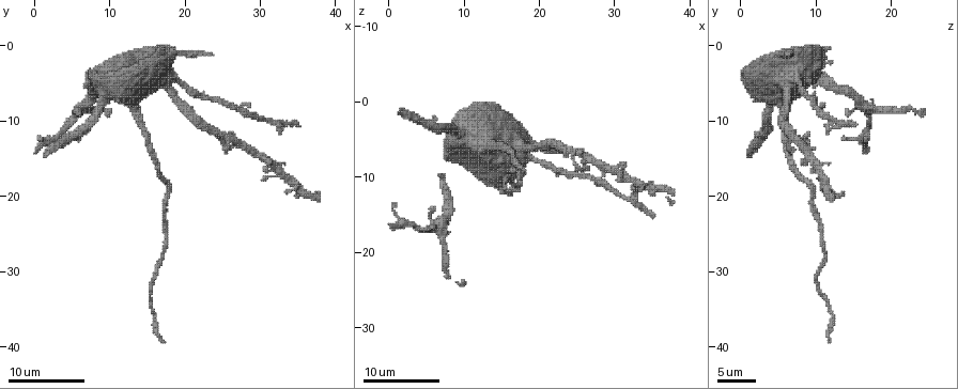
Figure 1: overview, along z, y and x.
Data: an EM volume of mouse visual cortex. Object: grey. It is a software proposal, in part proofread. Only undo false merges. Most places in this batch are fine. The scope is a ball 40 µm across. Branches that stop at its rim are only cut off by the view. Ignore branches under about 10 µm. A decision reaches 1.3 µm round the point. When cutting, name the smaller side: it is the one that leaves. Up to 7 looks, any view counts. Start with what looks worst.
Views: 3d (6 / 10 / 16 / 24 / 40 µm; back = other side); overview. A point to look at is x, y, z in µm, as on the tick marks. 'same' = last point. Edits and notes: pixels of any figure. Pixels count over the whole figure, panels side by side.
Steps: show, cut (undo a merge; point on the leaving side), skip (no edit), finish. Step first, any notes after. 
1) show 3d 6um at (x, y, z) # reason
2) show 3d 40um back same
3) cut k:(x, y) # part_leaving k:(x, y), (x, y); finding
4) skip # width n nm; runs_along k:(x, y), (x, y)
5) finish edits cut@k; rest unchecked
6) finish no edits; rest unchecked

show 3d 6um at (12.5, 8.5, 6.0)

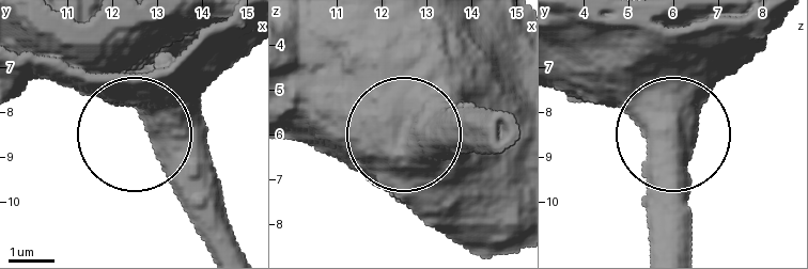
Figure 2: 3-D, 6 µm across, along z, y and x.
skip # side_arm 27 um; continuous, no second neuron

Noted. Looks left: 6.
show 3d 10um at (18.0, 5.5, 6.5)

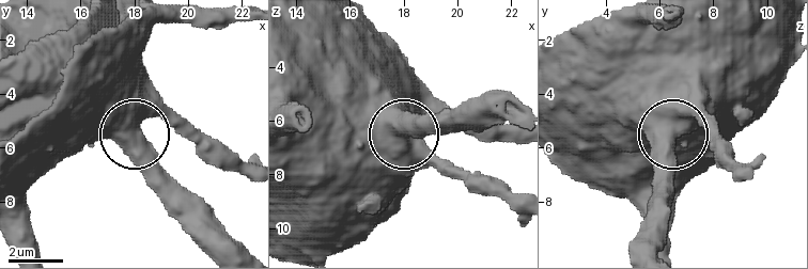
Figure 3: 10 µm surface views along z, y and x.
skip # one neuron here

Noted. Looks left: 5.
show 3d 16um at (17.0, 22.5, 10.0) # thick turns thin

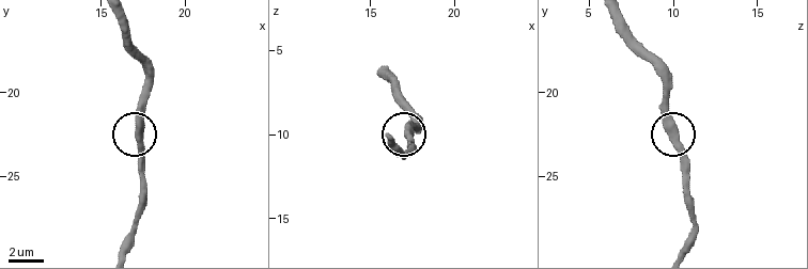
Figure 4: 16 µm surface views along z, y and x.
show 3d 6um at (17.2, 22.7, 9.9) # closer look

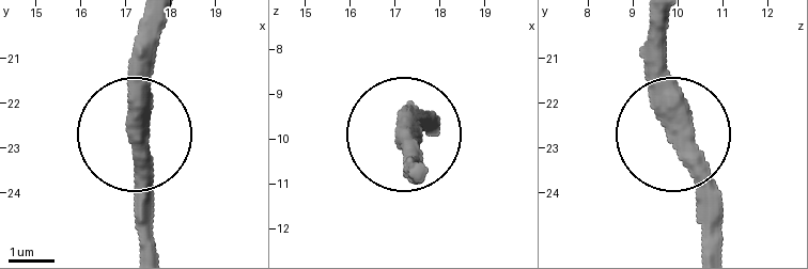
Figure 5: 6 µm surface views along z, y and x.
skip # runs_along 5:(155, 24), (131, 149), (143, 241); all the same neuron

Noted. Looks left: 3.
show 3d 10um at (15.0, 33.0, 11.0) # a narrow waist

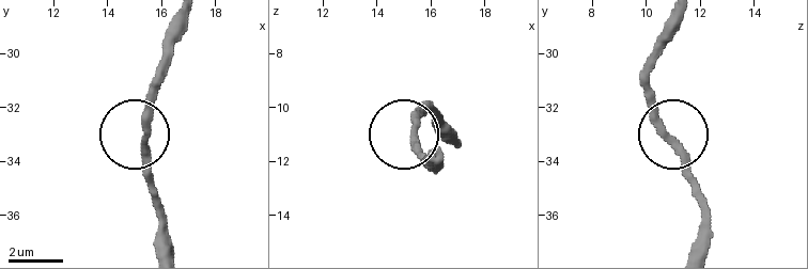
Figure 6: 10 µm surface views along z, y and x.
skip # runs_along 6:(677, 17), (649, 93), (686, 176), (702, 194); one neuron here

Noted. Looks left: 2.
finish no edits; rest unchecked

